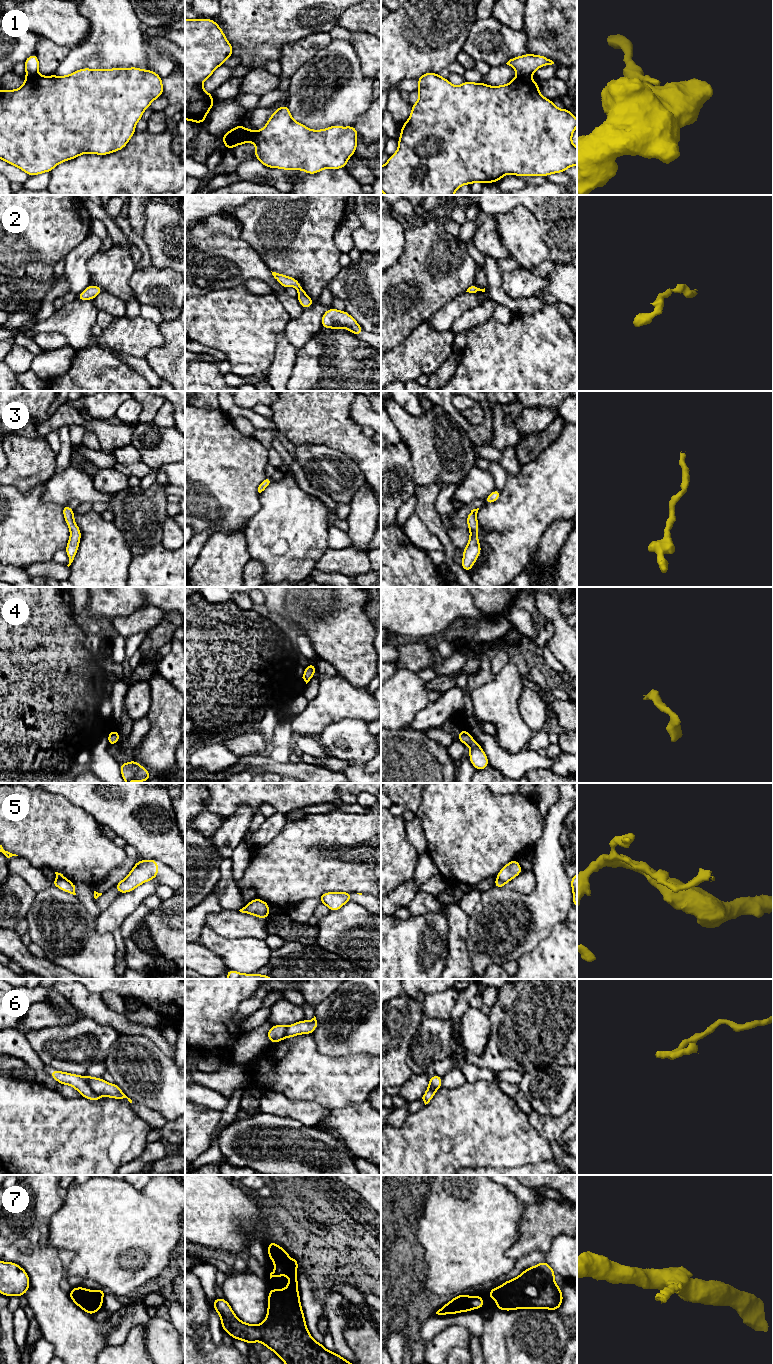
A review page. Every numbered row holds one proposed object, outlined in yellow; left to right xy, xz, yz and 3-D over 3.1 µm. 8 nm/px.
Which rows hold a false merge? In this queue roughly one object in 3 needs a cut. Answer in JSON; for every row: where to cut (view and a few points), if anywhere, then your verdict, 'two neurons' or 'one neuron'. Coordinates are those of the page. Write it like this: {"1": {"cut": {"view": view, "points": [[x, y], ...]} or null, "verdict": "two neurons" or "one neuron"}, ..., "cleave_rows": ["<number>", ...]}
{"1": {"cut": {"view": "xy", "points": [[37, 73], [26, 77]]}, "verdict": "two neurons"}, "2": {"cut": null, "verdict": "one neuron"}, "3": {"cut": null, "verdict": "one neuron"}, "4": {"cut": null, "verdict": "one neuron"}, "5": {"cut": {"view": "yz", "points": [[497, 877], [504, 883]]}, "verdict": "two neurons"}, "6": {"cut": {"view": "xy", "points": [[83, 1077], [86, 1083], [98, 1095]]}, "verdict": "two neurons"}, "7": {"cut": null, "verdict": "one neuron"}, "cleave_rows": ["1", "5", "6"]}

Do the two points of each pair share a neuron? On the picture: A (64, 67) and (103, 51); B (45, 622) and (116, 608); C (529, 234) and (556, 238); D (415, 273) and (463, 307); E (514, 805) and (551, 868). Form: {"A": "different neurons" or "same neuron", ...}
{"A": "same neuron", "B": "different neurons", "C": "same neuron", "D": "different neurons", "E": "different neurons"}

